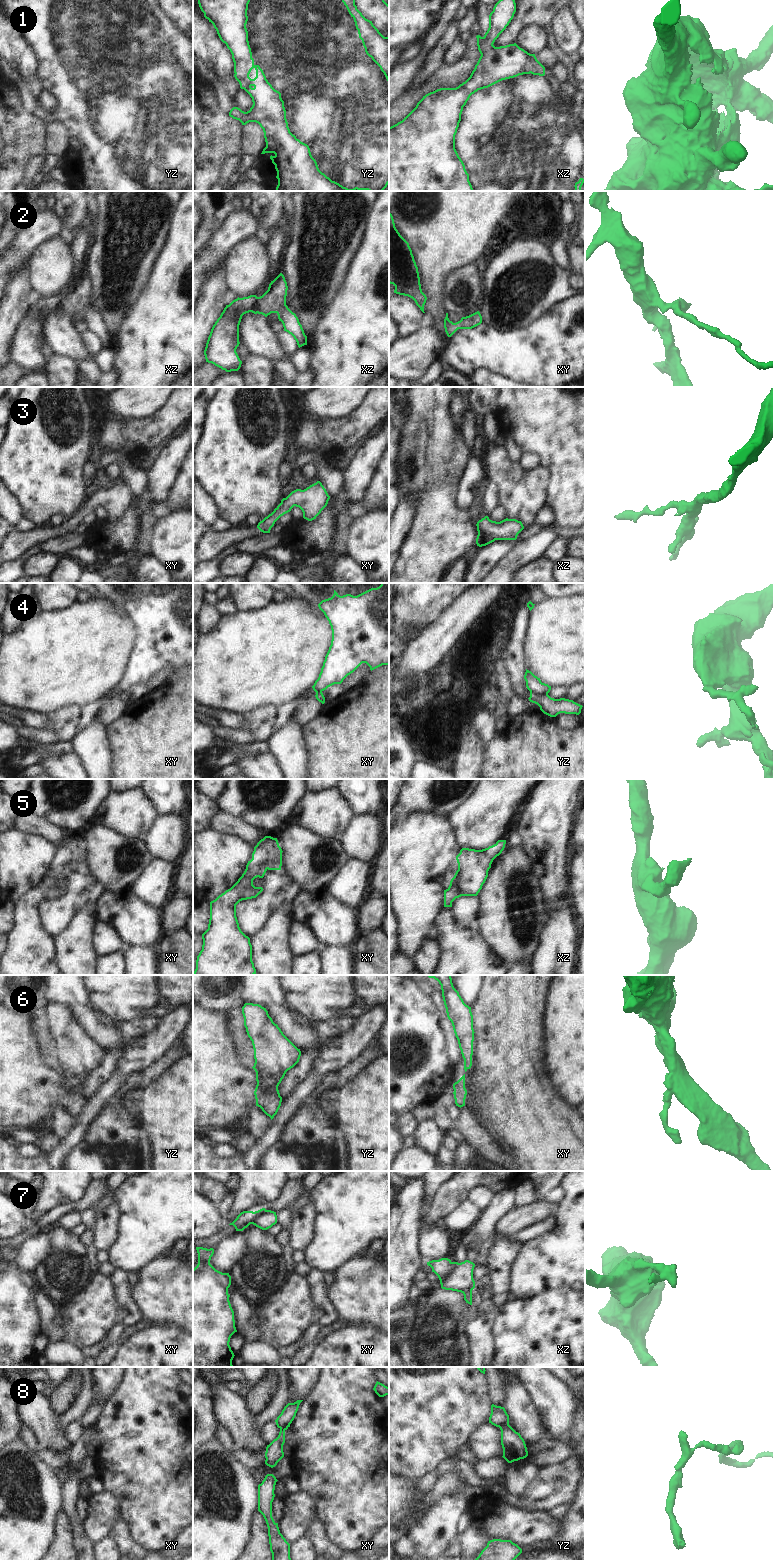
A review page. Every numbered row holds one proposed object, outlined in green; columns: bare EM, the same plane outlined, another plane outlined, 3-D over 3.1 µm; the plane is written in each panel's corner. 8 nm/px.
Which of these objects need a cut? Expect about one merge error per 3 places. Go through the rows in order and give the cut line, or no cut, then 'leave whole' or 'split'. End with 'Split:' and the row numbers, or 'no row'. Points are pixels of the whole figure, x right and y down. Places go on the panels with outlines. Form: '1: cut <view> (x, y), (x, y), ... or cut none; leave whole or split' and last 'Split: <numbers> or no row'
1: cut none; leave whole
2: cut none; leave whole
3: cut none; leave whole
4: cut yz (530, 690), (547, 695); split
5: cut none; leave whole
6: cut yz (254, 1064), (260, 1083), (269, 1092), (279, 1096); split
7: cut xz (451, 1262), (448, 1273), (440, 1281); split
8: cut yz (508, 1424), (499, 1427); split
Split: 4, 6, 7, 8

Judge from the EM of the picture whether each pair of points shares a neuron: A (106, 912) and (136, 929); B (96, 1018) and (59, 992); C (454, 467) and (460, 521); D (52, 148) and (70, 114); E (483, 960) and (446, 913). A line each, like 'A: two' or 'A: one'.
A: one
B: one
C: one
D: two
E: one

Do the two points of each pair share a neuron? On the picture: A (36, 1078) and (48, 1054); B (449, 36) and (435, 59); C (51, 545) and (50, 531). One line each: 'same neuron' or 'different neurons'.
A: different neurons
B: same neuron
C: different neurons

